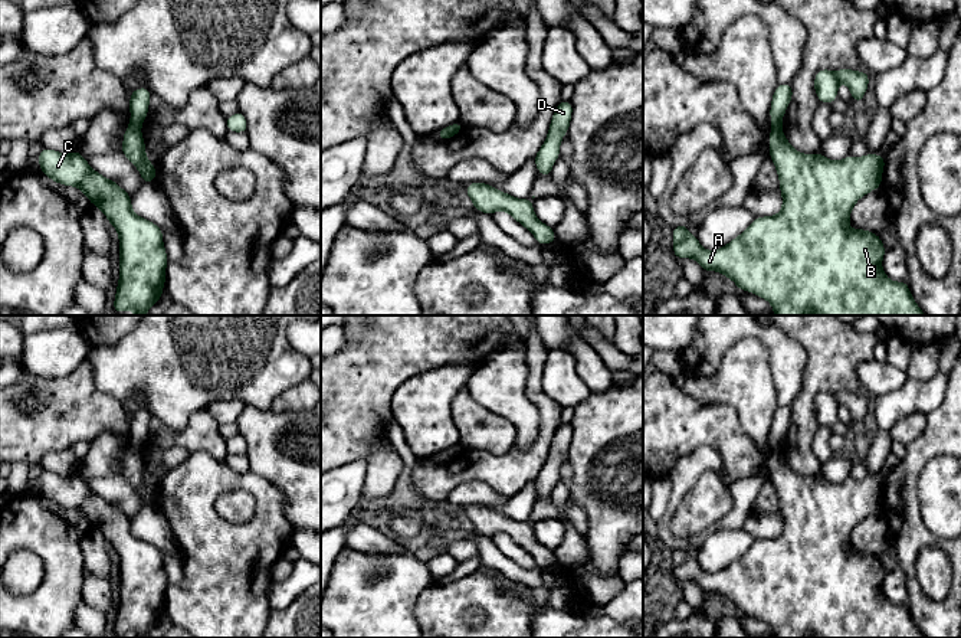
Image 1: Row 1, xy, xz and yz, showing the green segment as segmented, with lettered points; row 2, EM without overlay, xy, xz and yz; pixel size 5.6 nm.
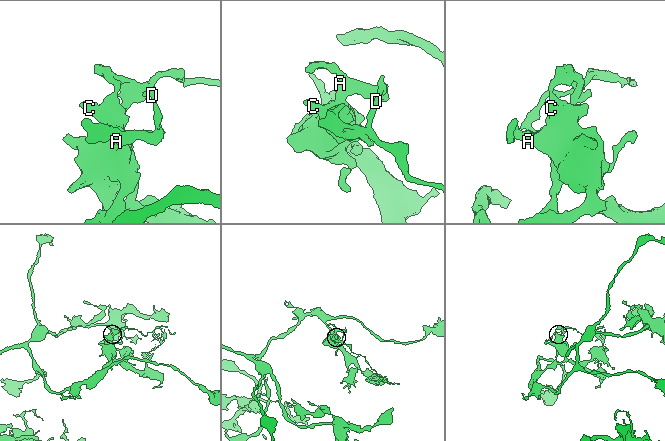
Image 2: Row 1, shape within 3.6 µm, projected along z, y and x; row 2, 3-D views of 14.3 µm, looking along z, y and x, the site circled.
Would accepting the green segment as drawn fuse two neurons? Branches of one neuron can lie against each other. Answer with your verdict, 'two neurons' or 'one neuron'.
two neurons

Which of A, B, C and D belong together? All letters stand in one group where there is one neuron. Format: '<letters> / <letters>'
A B C / D

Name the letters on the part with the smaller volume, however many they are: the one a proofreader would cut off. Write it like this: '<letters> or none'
D

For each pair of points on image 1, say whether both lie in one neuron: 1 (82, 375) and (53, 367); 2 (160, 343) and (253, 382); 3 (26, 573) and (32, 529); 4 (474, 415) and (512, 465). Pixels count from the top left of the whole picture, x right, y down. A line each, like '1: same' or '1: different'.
1: different
2: same
3: different
4: different

